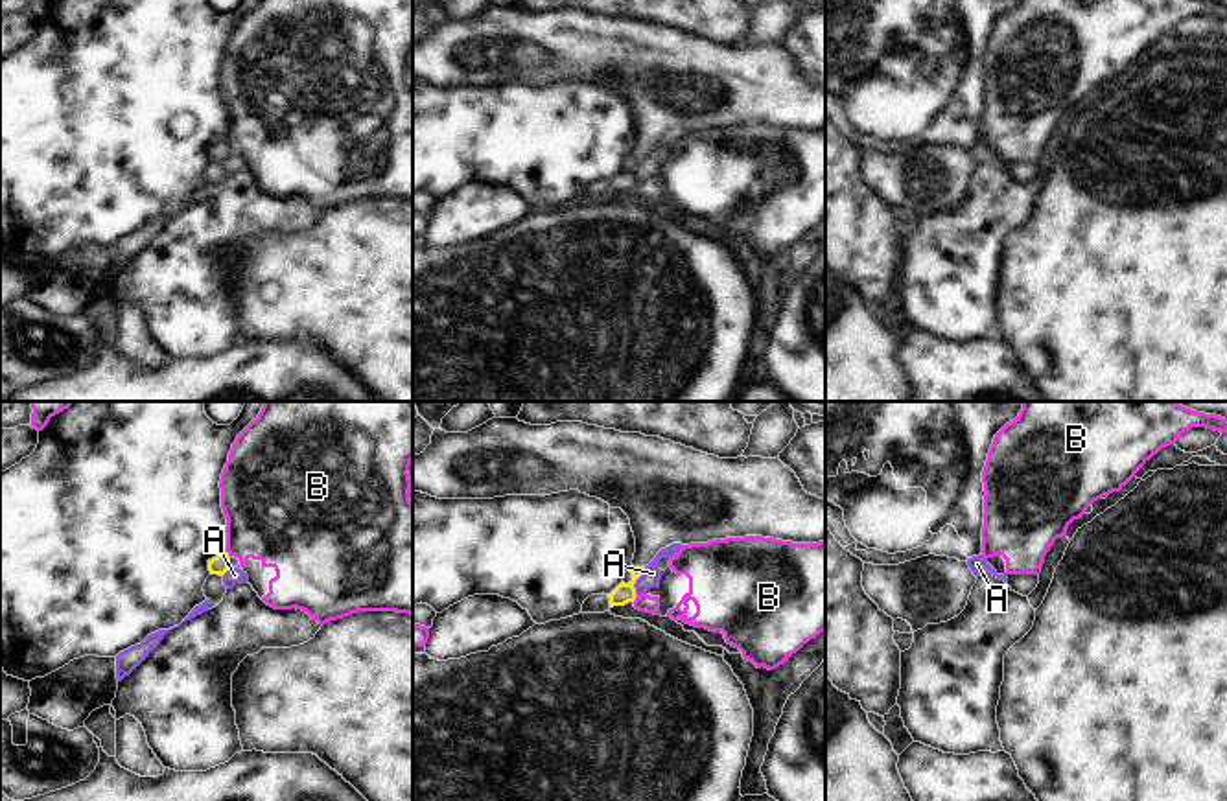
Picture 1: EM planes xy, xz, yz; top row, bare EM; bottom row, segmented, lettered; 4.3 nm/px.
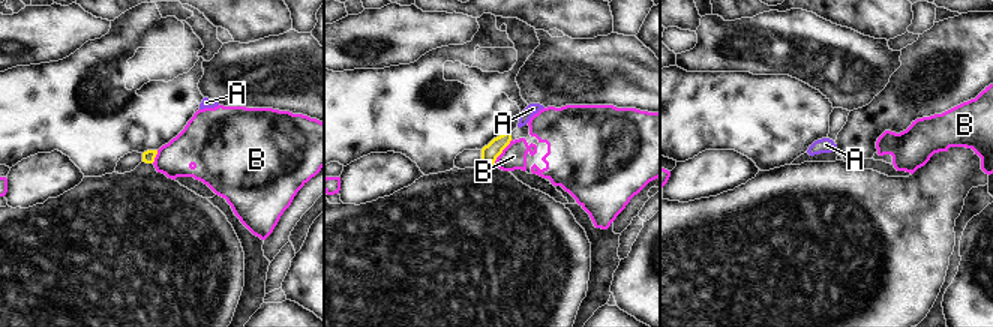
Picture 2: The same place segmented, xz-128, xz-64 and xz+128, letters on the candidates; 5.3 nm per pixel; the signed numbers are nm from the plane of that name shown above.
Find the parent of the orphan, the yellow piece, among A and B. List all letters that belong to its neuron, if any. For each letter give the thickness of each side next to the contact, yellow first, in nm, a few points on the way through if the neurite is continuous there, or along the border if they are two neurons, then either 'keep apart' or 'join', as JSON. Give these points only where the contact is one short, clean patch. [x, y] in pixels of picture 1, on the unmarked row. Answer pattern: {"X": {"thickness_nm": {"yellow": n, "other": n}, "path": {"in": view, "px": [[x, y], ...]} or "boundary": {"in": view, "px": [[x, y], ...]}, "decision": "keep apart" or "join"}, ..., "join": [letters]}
{"A": {"thickness_nm": {"yellow": 90, "other": 80}, "boundary": {"in": "xz", "px": [[645, 155], [634, 172], [636, 183]]}, "decision": "keep apart"}, "B": {"thickness_nm": {"yellow": 80, "other": 380}, "decision": "keep apart"}, "join": []}

